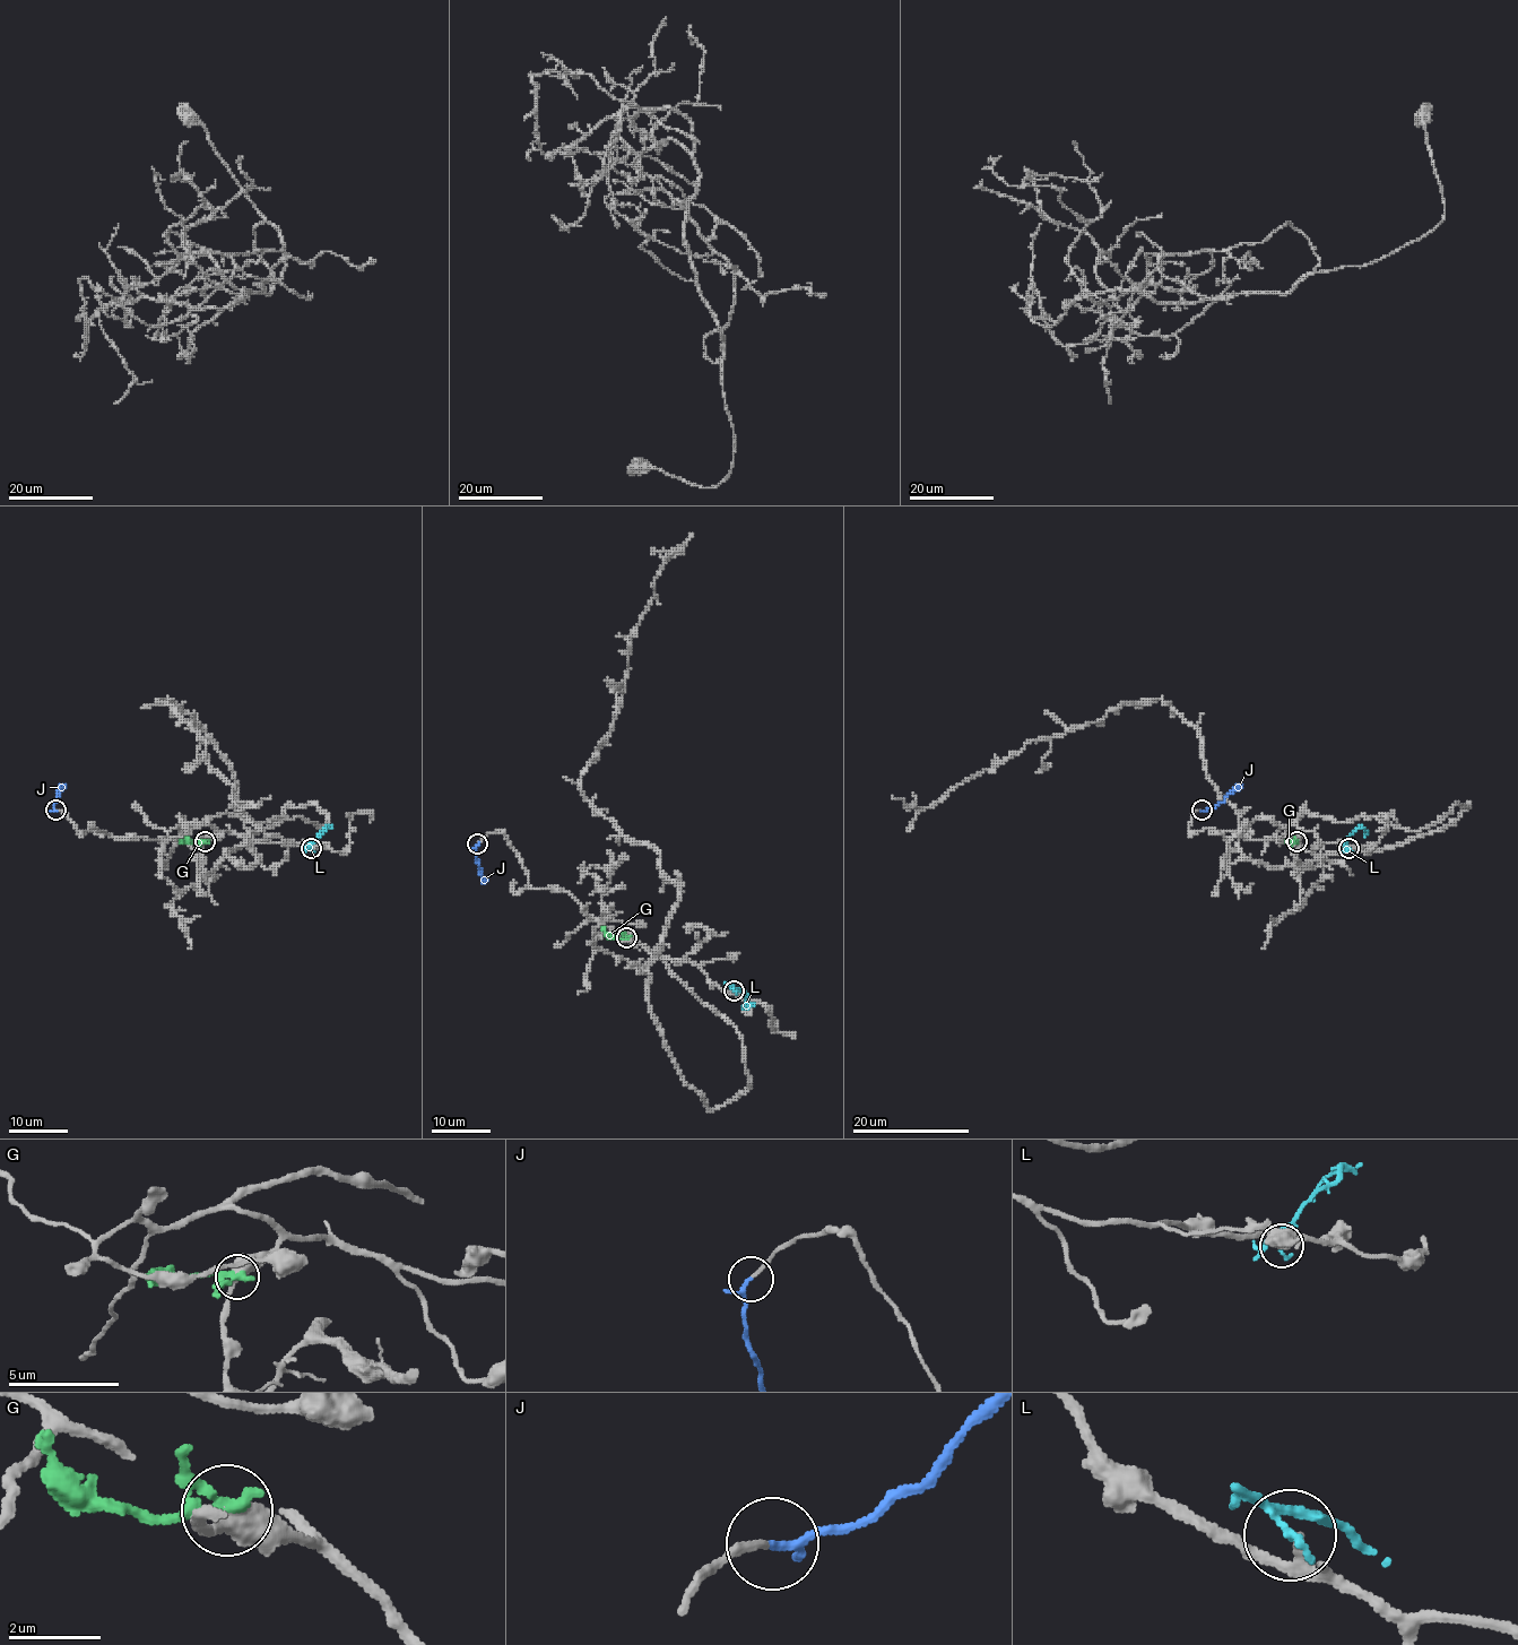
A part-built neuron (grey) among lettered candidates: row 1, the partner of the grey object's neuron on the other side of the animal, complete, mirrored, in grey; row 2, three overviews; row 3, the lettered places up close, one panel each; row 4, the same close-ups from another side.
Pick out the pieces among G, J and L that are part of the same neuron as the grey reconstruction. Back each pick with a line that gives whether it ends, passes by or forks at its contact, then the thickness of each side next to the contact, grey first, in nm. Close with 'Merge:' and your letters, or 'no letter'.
J: It passes by. Thickness 150 nm (grey) against 140 nm
Merge: J

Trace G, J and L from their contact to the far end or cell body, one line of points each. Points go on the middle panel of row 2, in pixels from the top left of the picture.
G: (627, 937), (614, 937), (604, 927)
J: (477, 843), (476, 857), (484, 883)
L: (733, 990), (738, 988), (747, 996), (749, 1004), (742, 1006)

